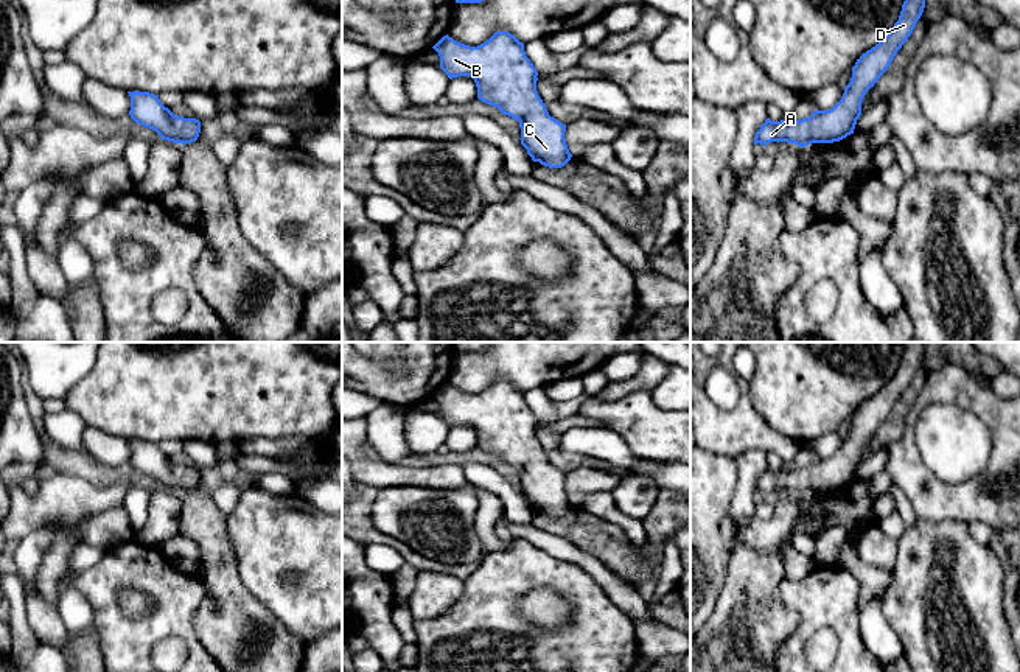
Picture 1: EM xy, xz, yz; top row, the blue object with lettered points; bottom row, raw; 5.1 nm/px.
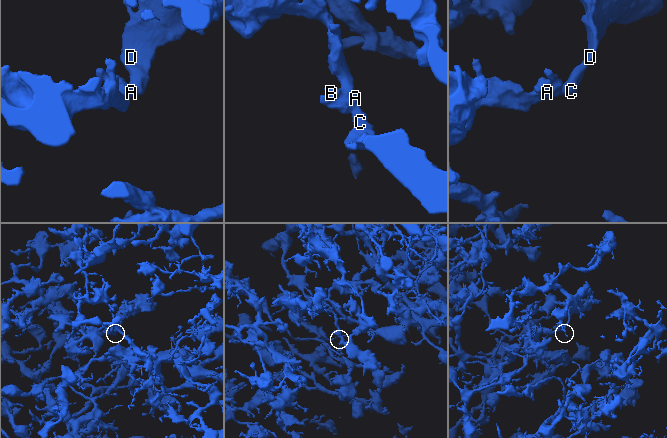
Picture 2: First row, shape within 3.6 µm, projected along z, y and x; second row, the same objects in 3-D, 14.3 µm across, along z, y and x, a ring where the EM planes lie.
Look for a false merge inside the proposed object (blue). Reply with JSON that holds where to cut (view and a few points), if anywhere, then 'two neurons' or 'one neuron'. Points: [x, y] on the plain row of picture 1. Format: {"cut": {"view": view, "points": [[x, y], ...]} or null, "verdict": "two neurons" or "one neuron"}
{"cut": null, "verdict": "one neuron"}

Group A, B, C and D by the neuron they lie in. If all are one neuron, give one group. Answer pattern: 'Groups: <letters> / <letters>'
Groups: A B C D

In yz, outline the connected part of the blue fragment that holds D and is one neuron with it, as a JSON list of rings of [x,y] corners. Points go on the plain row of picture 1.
[[[905,342],[899,369],[875,395],[857,408],[841,448],[832,457],[813,459],[809,467],[802,468],[771,470],[767,467],[756,481],[754,493],[767,495],[771,490],[787,490],[804,496],[812,492],[840,490],[854,482],[866,440],[888,418],[897,400],[911,384],[924,356],[925,342]]]

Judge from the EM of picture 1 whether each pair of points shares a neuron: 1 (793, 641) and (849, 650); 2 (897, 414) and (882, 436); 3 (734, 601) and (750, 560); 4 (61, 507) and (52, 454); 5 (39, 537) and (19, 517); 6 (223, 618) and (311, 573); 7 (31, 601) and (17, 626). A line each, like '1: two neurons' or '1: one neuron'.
1: one neuron
2: one neuron
3: one neuron
4: one neuron
5: two neurons
6: two neurons
7: two neurons

